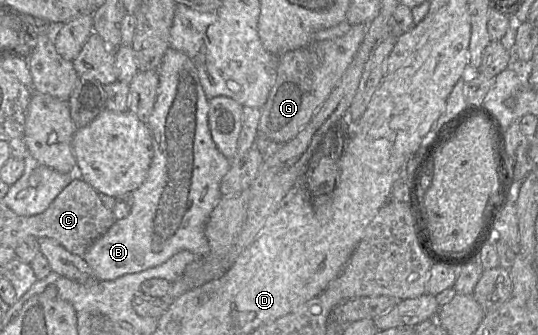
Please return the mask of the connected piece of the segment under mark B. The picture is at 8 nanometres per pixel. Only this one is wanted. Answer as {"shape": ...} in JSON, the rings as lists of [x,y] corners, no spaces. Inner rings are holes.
{"shape":[[[169,47],[157,72],[159,84],[156,101],[147,122],[153,144],[153,157],[147,178],[132,192],[133,202],[128,216],[116,220],[82,256],[92,269],[94,278],[99,281],[115,280],[126,274],[160,266],[180,251],[187,250],[196,256],[207,256],[210,252],[205,225],[222,198],[220,185],[231,161],[219,151],[212,139],[208,124],[209,99],[192,60],[186,54]]]}

